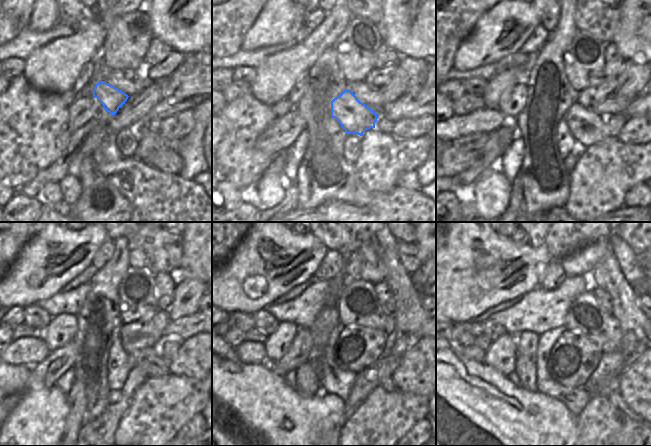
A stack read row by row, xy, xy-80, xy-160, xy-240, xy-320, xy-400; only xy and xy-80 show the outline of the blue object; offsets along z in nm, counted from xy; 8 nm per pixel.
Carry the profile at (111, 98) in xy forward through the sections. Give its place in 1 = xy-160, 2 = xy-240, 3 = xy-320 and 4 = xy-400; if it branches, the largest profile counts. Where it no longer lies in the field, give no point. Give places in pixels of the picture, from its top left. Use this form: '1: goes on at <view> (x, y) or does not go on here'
1: goes on at xy-160 (587, 127)
2: goes on at xy-240 (150, 359)
3: goes on at xy-320 (387, 384)
4: goes on at xy-400 (631, 424)

